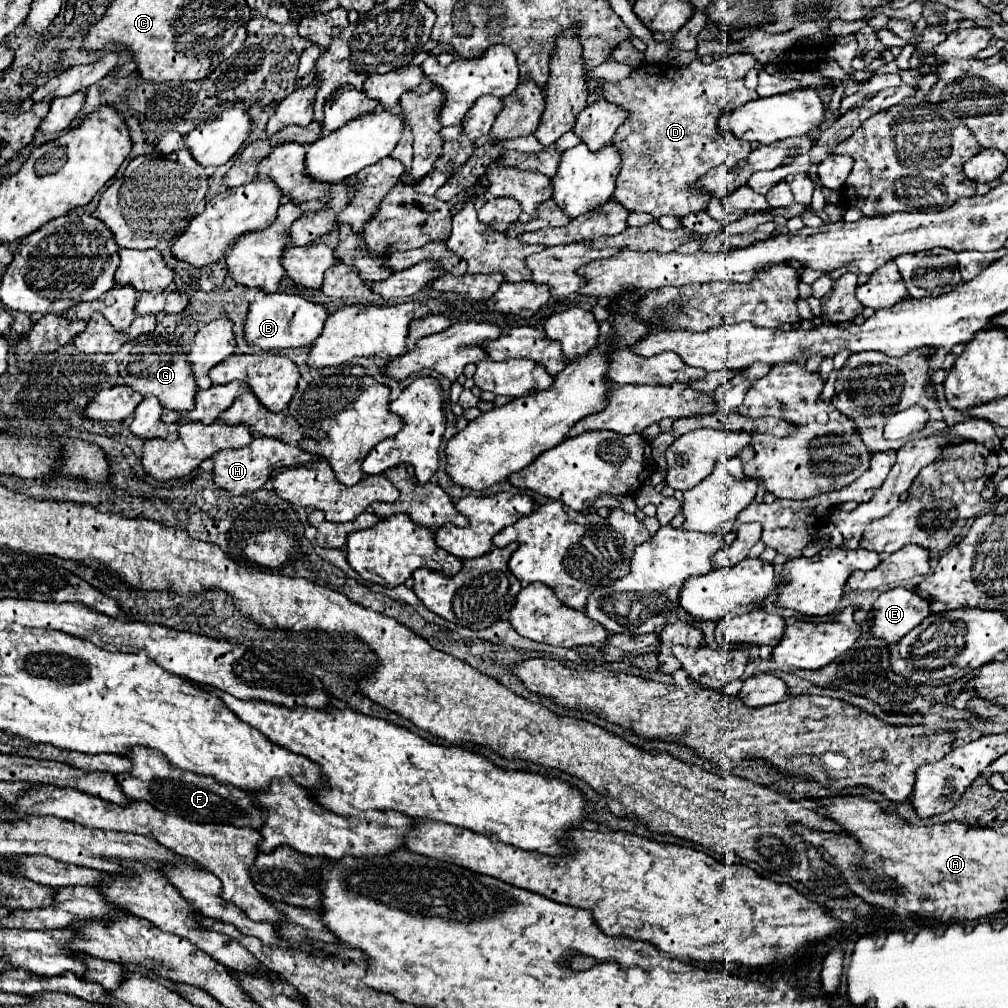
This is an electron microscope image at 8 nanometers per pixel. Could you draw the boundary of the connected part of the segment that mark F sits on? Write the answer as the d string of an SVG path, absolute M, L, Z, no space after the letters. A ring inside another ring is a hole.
M135 746L131 752L123 754L133 762L131 770L125 774L115 774L123 794L131 800L147 800L159 810L167 814L179 814L191 822L215 822L215 824L231 824L231 826L249 826L261 828L265 822L265 814L255 806L251 794L217 782L215 778L207 778L195 772L185 772L177 778L177 772L183 772L167 762L167 758L151 748Z

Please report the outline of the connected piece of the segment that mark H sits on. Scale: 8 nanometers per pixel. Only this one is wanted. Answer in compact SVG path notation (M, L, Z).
M253 438L253 442L249 446L239 448L239 450L223 450L219 454L213 454L211 460L213 460L215 486L233 494L233 496L241 496L241 494L255 492L263 484L267 484L267 480L271 478L271 474L277 468L301 466L305 462L319 460L319 456L303 452L299 446L287 446L285 442L275 442L275 438Z

